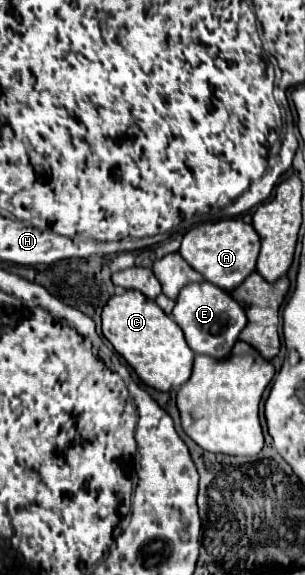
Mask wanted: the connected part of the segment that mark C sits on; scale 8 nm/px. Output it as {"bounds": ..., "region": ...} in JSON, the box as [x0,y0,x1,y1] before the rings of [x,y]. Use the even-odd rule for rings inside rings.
{"bounds":[103,291,193,391],"region":[[[125,291],[109,297],[103,307],[103,335],[111,341],[115,351],[135,369],[139,379],[159,391],[179,389],[191,377],[193,351],[185,343],[179,325],[153,301],[139,291]]]}

